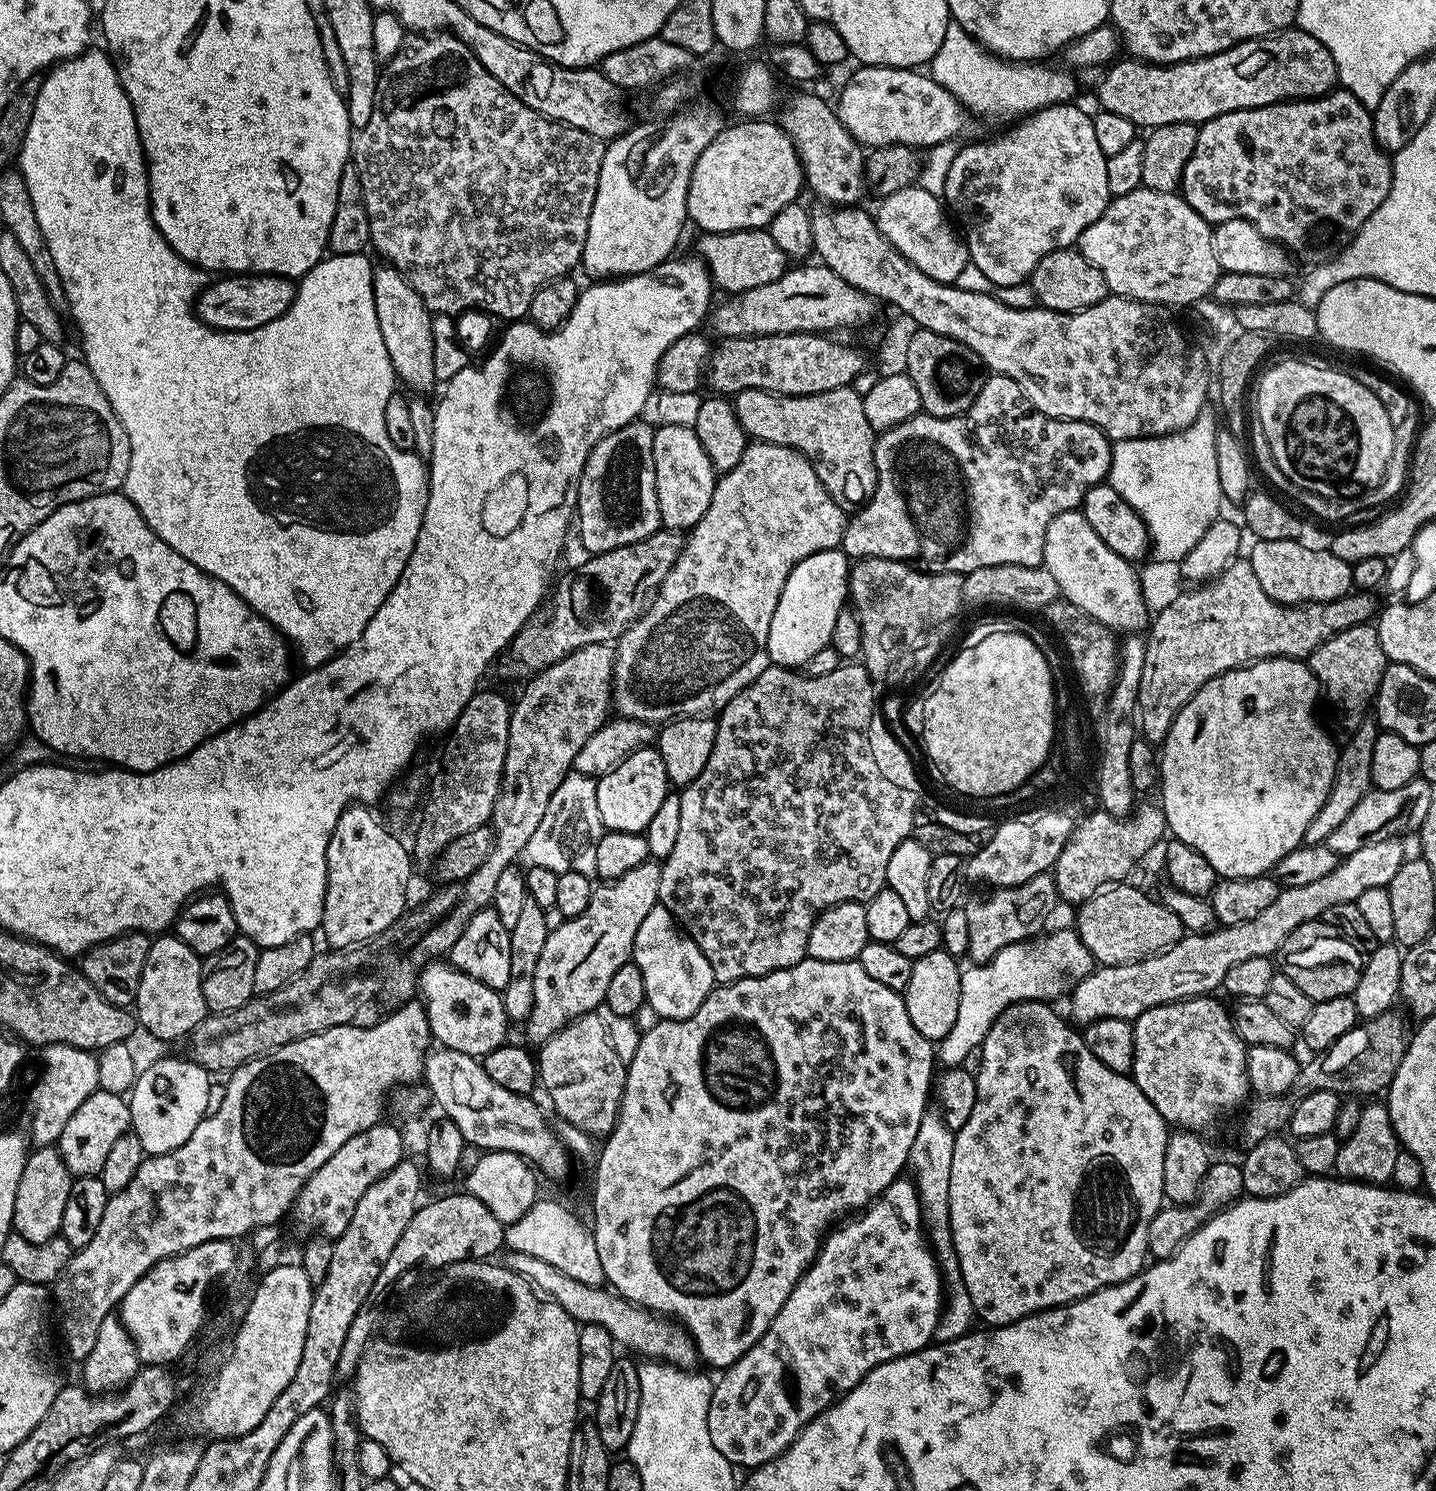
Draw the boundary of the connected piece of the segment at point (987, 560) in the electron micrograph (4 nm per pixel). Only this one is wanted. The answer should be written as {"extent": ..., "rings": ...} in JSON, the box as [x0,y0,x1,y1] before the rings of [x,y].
{"extent":[842,374,1113,574],"rings":[[[1003,374],[989,375],[985,379],[978,398],[974,398],[974,406],[970,406],[970,410],[966,410],[961,416],[938,418],[937,416],[921,414],[894,426],[888,432],[877,435],[874,446],[874,462],[878,474],[876,489],[872,497],[868,499],[868,503],[851,513],[850,519],[845,523],[842,550],[853,561],[865,560],[866,558],[886,558],[887,560],[919,562],[927,571],[934,573],[959,572],[967,574],[982,566],[1002,566],[1003,564],[1041,567],[1044,562],[1046,530],[1050,526],[1050,522],[1058,514],[1077,511],[1084,503],[1086,490],[1107,481],[1112,445],[1113,441],[1109,440],[1107,434],[1098,426],[1087,424],[1081,420],[1050,418],[1046,414],[1037,412],[1032,407],[1032,403],[1022,394],[1018,382],[1014,382]]]}

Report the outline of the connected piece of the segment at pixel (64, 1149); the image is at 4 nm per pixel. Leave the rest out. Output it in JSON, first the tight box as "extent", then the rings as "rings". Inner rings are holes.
{"extent":[58,1091,132,1177],"rings":[[[96,1091],[74,1110],[74,1118],[66,1122],[66,1130],[62,1130],[58,1141],[58,1147],[68,1169],[73,1177],[99,1176],[102,1165],[106,1163],[106,1157],[118,1142],[123,1132],[129,1131],[132,1126],[132,1115],[128,1109],[128,1100],[118,1094]]]}

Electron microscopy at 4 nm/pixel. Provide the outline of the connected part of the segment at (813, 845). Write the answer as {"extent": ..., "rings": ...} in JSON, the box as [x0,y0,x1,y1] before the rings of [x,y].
{"extent":[658,662,920,985],"rings":[[[844,662],[838,670],[830,674],[809,676],[799,671],[770,666],[758,674],[750,686],[743,688],[727,706],[719,709],[716,720],[714,750],[710,759],[694,782],[690,782],[679,793],[682,802],[682,819],[678,829],[678,839],[674,850],[660,864],[662,882],[658,882],[659,904],[670,914],[676,923],[706,954],[710,970],[714,970],[717,985],[732,984],[735,980],[745,980],[747,976],[765,976],[778,970],[786,970],[808,956],[810,930],[820,913],[835,904],[867,904],[878,890],[886,887],[886,866],[890,854],[898,850],[903,840],[912,835],[912,816],[918,810],[916,792],[920,780],[916,777],[917,765],[908,756],[908,749],[892,736],[891,730],[881,716],[876,698],[877,685],[864,669],[863,663]]]}

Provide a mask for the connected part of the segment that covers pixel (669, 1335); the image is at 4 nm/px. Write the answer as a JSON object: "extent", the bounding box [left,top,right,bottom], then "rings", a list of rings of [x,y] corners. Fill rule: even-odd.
{"extent":[502,1251,697,1370],"rings":[[[509,1251],[506,1256],[502,1260],[505,1268],[522,1274],[522,1278],[535,1284],[537,1292],[547,1299],[558,1302],[558,1306],[562,1306],[562,1310],[566,1310],[566,1314],[570,1314],[570,1318],[574,1318],[577,1324],[602,1326],[611,1334],[617,1345],[624,1347],[625,1344],[626,1347],[641,1352],[644,1358],[651,1358],[665,1364],[675,1364],[676,1367],[685,1370],[697,1367],[696,1343],[692,1341],[692,1335],[689,1334],[688,1329],[677,1323],[675,1319],[665,1318],[646,1308],[639,1308],[637,1304],[630,1303],[607,1287],[596,1287],[578,1282],[577,1279],[570,1278],[557,1267],[548,1262],[542,1262],[542,1259],[531,1254]]]}

